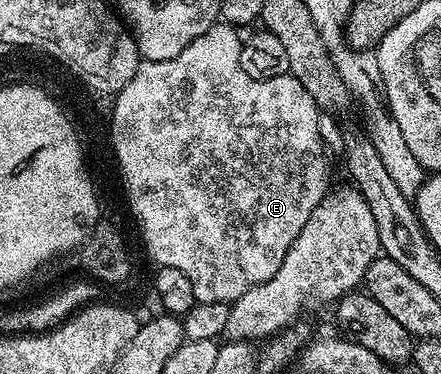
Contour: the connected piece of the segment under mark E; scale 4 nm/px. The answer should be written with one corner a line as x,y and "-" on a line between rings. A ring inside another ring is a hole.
219,22
213,24
196,42
188,42
176,58
167,60
142,60
138,65
136,74
132,74
128,86
120,90
113,97
114,113
108,116
108,138
114,143
114,156
118,159
118,168
122,171
122,180
126,183
126,196
130,199
130,212
142,231
142,240
146,243
146,252
155,260
155,265
180,270
192,282
192,294
197,303
216,302
224,300
233,302
240,299
244,291
244,285
266,284
276,270
284,262
284,254
296,242
296,234
304,230
304,222
312,218
312,210
320,206
320,202
328,194
330,184
330,164
326,161
328,149
320,138
320,126
318,117
320,110
300,86
295,76
289,74
280,78
248,78
240,66
240,50
243,37
239,29
233,24

